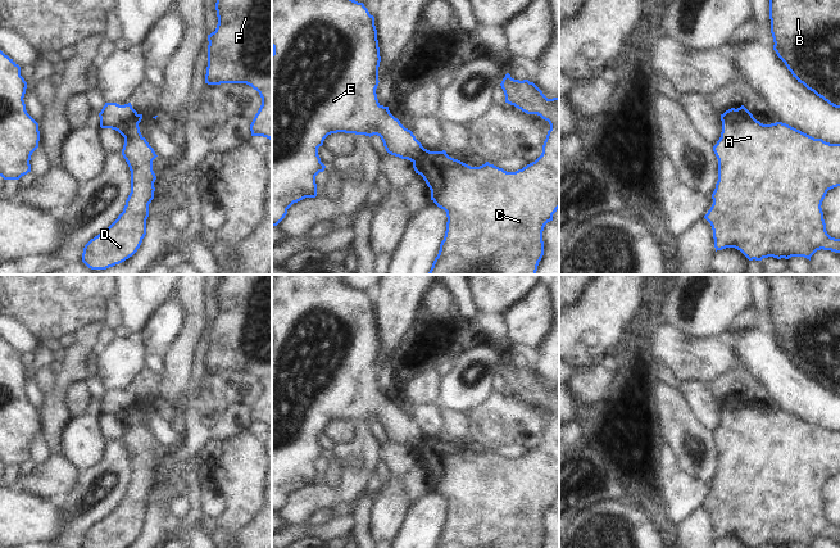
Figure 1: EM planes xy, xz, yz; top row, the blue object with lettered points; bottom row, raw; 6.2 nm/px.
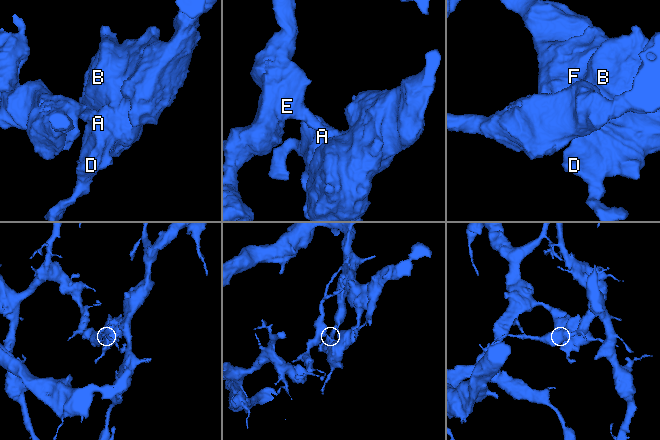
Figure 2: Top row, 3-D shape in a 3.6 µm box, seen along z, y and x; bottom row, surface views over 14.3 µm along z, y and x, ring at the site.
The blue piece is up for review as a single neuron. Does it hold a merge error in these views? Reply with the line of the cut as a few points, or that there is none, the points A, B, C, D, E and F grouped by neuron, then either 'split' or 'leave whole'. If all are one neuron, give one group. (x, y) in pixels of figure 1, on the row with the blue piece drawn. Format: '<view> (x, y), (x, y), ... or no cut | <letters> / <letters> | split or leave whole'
xy (137, 114), (117, 130) | A B C D F / E | split

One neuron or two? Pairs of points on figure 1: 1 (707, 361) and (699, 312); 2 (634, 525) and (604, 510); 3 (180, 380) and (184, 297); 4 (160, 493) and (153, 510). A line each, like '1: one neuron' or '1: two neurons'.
1: two neurons
2: one neuron
3: one neuron
4: one neuron

